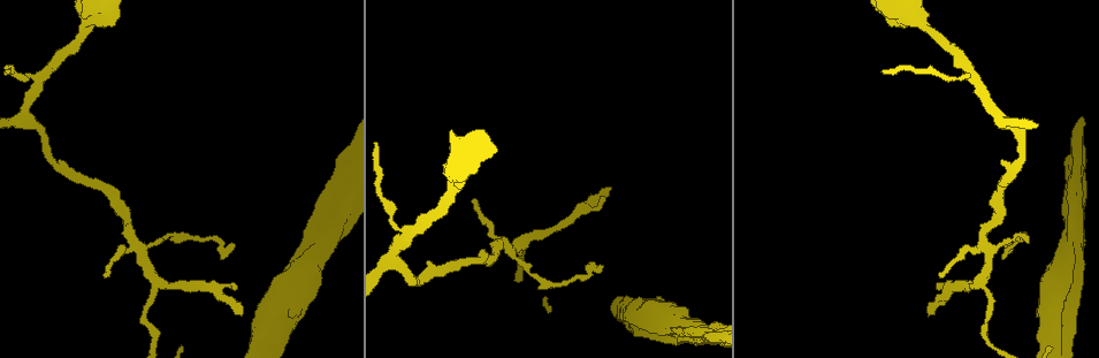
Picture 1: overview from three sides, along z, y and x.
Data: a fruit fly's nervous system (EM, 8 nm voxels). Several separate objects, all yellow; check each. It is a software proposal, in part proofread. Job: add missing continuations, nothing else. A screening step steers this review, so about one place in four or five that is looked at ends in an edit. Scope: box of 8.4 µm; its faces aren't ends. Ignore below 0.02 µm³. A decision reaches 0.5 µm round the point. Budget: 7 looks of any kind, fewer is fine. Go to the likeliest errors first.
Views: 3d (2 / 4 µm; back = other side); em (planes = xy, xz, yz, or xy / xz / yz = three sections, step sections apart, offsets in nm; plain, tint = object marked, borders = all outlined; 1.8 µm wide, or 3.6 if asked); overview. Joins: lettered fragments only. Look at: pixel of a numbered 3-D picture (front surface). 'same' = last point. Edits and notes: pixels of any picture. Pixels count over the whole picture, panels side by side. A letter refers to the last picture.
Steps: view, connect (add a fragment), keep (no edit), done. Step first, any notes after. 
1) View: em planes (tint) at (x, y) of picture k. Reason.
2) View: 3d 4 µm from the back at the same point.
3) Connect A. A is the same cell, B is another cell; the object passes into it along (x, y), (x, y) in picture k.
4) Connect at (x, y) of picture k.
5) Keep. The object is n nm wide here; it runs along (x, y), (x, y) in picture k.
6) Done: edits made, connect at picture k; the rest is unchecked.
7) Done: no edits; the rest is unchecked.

View: em planes (plain) at (592, 263) of picture 1. Thin end.

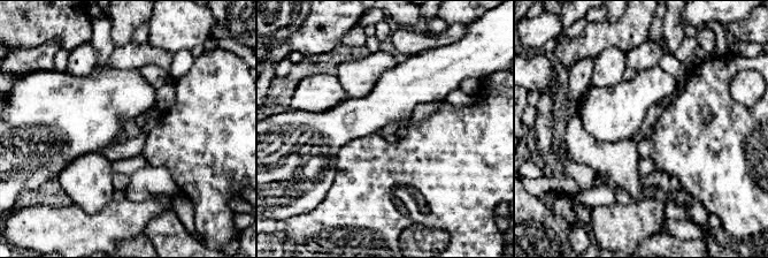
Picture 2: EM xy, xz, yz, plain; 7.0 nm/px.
View: em planes (borders) at the same point. What lies round it.

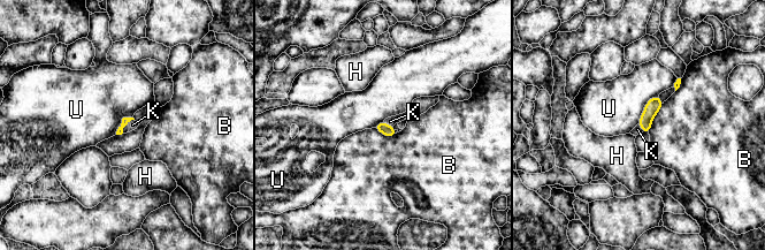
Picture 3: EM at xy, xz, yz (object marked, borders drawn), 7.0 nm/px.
Keep. The longest contact is with U, 260 nm; B, H, K and U are other cells; a border runs along (134, 119), (123, 128), (122, 133) in picture 3; none of them fits.

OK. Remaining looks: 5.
View: em planes (plain) at (340, 158) of picture 1. Free end.

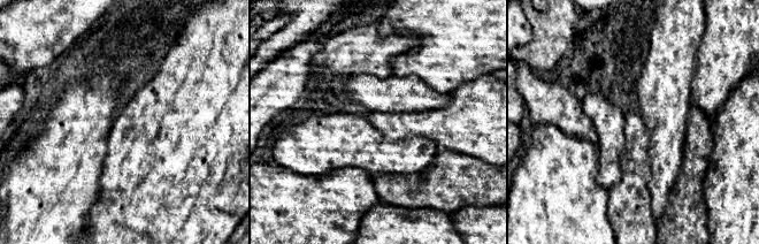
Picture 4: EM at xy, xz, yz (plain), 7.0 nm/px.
View: em planes (borders) at the same point.

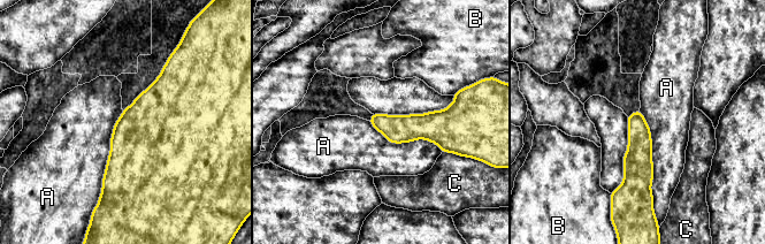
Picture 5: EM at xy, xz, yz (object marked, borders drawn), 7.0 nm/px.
Keep. The longest contact is with A, 650 nm; A, B and C are other cells; it runs along (637, 114), (637, 181), (633, 193) in picture 5; no lettered fragment goes on from it.

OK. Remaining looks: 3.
View: em 3.6 µm planes (borders) at (83, 20) of picture 1. Sudden change in width.

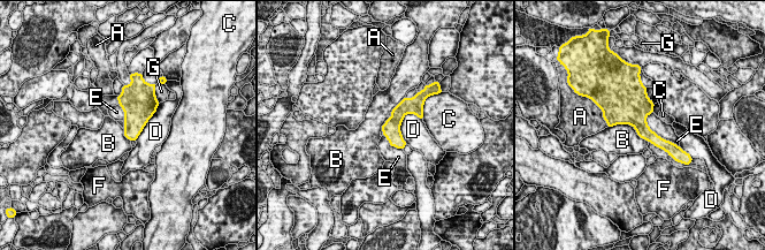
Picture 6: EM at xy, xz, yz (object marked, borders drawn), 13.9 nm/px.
Keep. A, B, C, D, E, F and G are other cells; a border runs along (609, 126), (630, 124), (648, 142) in picture 6; none of them fits.

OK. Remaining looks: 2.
Done: no edits; the rest is unchecked.

